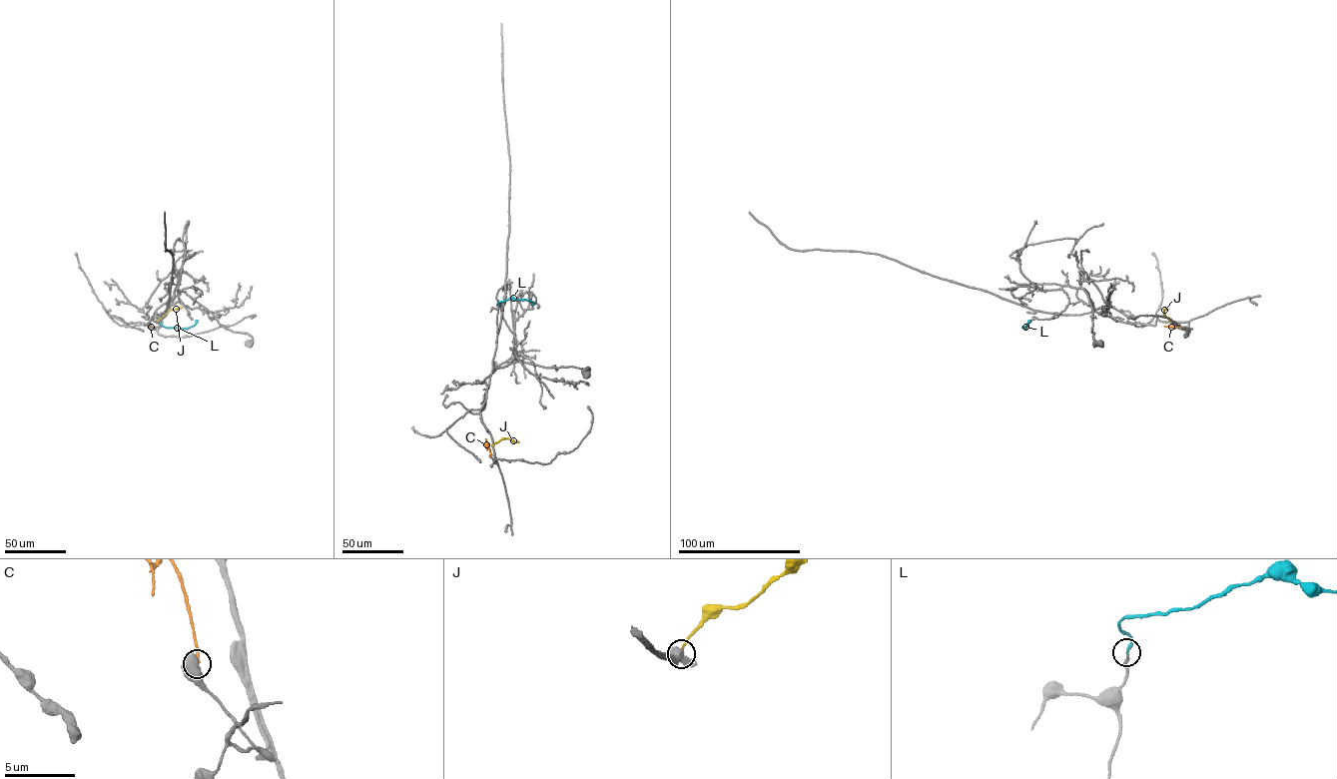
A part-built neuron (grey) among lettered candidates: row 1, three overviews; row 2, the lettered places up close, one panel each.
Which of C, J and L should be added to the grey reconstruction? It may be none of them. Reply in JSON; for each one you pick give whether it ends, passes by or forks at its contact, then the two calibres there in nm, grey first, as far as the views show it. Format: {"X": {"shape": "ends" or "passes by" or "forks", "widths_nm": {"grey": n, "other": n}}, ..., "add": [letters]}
{"L": {"shape": "ends", "widths_nm": {"grey": 200, "other": 200}}, "add": ["L"]}

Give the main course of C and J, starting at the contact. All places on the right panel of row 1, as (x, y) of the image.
C: (1180, 327), (1164, 326)
J: (1170, 321), (1163, 313), (1167, 307)

